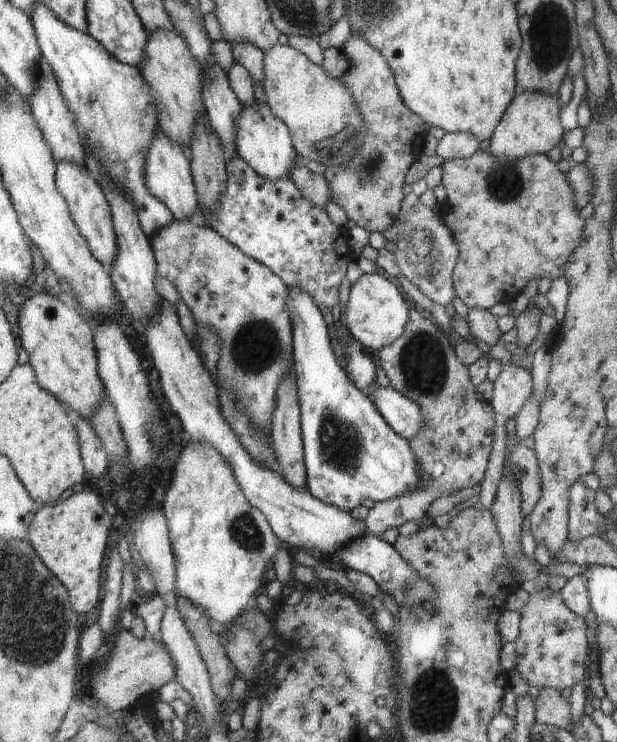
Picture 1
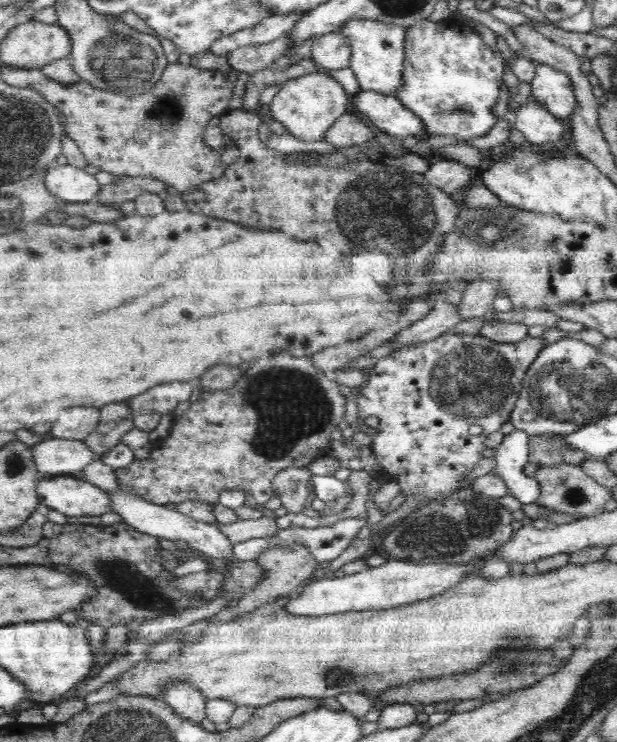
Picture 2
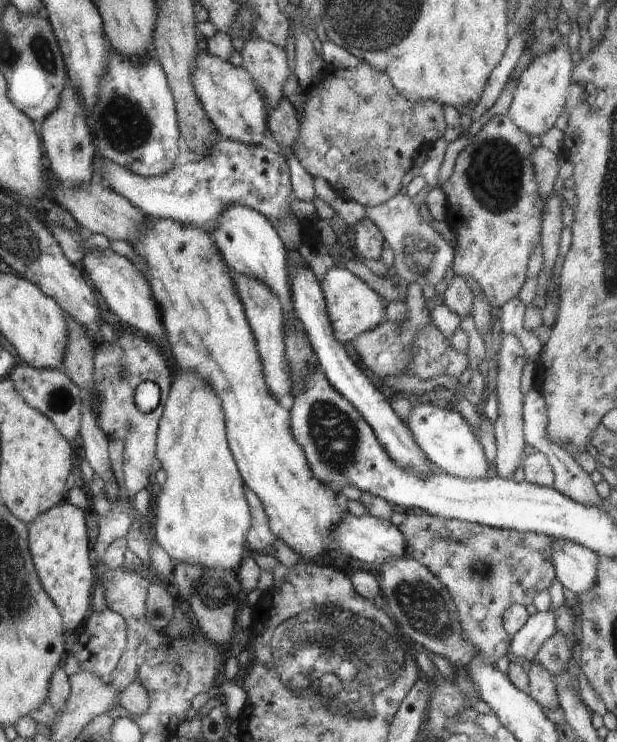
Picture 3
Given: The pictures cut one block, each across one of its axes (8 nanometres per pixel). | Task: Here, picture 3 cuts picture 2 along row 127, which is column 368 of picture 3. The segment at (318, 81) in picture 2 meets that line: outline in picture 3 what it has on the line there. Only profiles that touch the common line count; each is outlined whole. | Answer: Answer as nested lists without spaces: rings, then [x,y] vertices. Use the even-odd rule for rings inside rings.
[[[336,264],[326,273],[322,288],[329,317],[339,342],[351,344],[366,331],[372,331],[380,326],[382,317],[387,311],[383,299],[366,282],[341,264]]]

